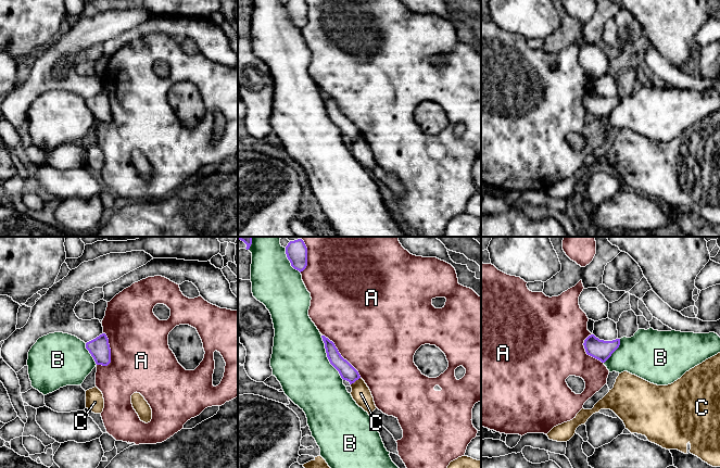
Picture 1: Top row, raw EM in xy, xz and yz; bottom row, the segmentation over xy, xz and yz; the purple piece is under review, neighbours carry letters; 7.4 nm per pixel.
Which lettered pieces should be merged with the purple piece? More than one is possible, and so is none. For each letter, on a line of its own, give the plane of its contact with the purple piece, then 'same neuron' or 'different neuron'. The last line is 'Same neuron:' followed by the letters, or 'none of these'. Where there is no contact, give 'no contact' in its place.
A: contact in xz; different neuron
B: contact in xz; different neuron
C: contact in xz; different neuron
Same neuron: none of these

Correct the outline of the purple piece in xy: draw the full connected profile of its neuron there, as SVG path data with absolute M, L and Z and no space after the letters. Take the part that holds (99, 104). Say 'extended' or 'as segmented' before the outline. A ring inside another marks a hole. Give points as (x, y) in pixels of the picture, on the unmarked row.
as segmented; M105 90L86 100L86 105L97 122L108 123L111 119L111 105Z

